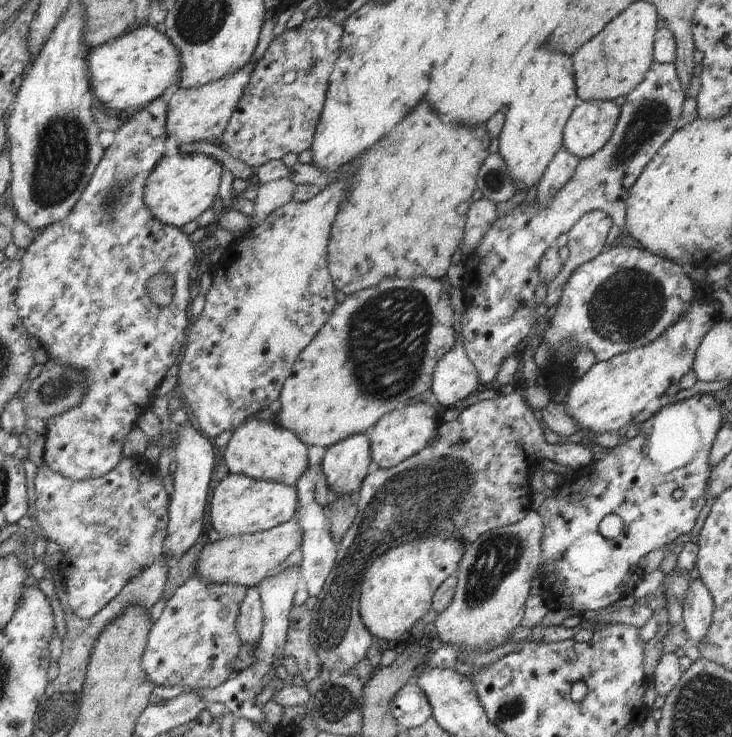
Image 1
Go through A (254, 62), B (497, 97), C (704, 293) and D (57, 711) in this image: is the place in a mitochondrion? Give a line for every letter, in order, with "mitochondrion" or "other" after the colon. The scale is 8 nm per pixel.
A: other
B: other
C: other
D: mitochondrion

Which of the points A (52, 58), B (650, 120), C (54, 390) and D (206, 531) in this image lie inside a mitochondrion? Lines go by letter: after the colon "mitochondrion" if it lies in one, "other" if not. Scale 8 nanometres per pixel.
A: other
B: mitochondrion
C: mitochondrion
D: other

